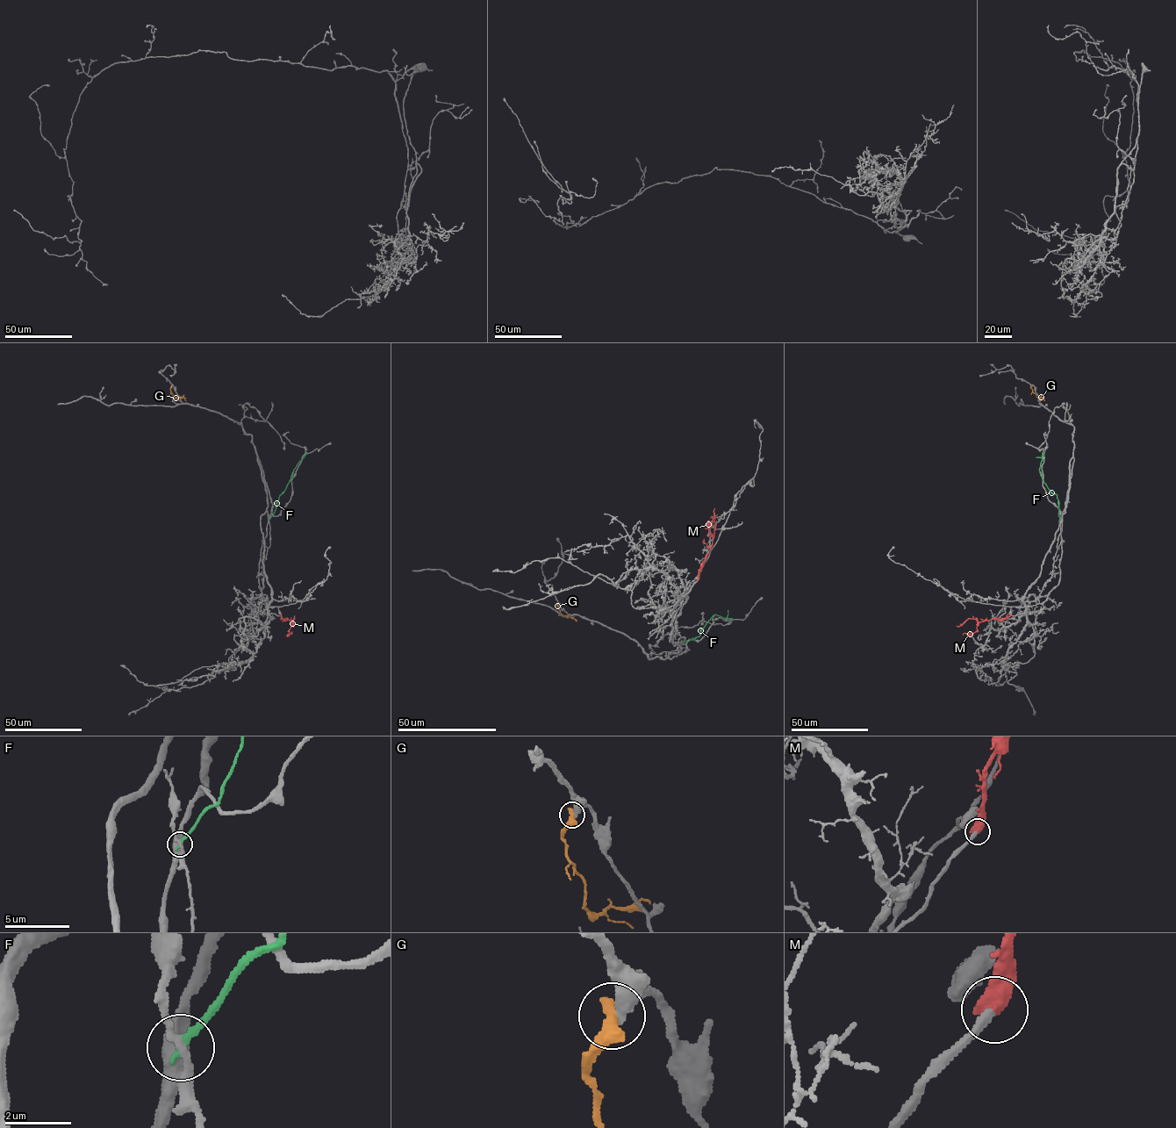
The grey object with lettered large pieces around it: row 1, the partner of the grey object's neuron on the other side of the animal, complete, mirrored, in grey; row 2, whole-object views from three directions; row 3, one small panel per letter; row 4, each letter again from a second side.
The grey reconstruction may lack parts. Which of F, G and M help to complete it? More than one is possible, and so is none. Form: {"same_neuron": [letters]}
{"same_neuron": ["M"]}

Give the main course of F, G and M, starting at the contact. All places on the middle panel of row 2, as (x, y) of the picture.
F: (683, 642), (699, 635), (714, 614), (732, 620)
G: (557, 604), (562, 614), (576, 621)
M: (698, 579), (713, 536), (714, 508)

